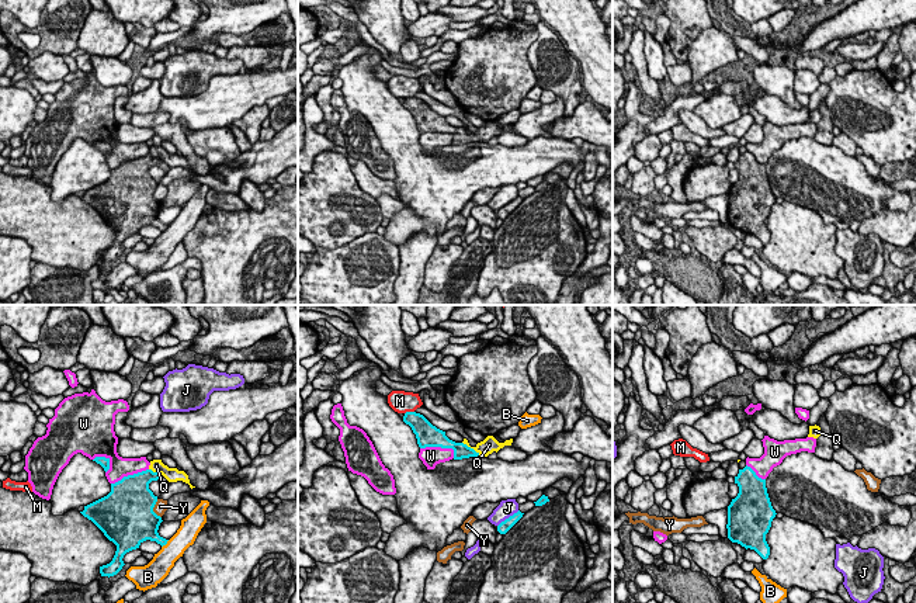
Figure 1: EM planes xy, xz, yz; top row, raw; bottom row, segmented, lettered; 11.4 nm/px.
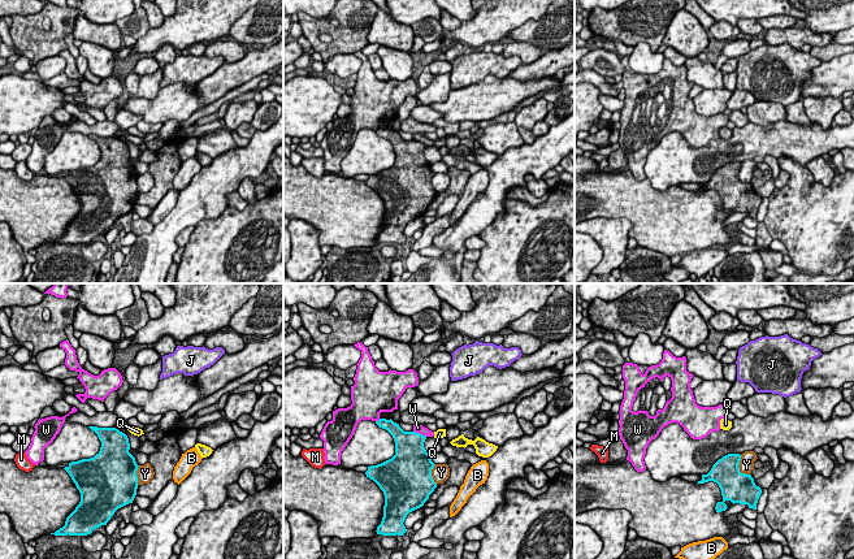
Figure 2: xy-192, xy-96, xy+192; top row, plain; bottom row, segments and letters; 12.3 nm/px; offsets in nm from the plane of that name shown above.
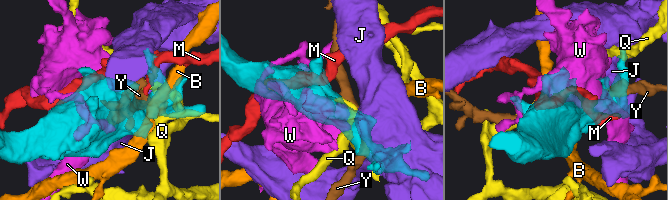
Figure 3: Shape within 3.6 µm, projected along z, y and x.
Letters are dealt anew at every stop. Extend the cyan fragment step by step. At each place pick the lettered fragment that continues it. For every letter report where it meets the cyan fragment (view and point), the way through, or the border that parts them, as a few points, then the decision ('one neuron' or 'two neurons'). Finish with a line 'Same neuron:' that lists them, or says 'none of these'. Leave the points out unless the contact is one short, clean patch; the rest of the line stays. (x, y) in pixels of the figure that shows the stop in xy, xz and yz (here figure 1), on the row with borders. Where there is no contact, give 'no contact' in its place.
B: contact xy (165, 544); border xy (169, 540), (162, 547); two neurons
J: contact xz (509, 517); two neurons
M: contact xz (409, 412); two neurons
Q: contact xz (469, 447); border xz (462, 442), (479, 454); two neurons
W: contact xz (440, 446); two neurons
Y: contact xy (152, 509); two neurons
Same neuron: none of these

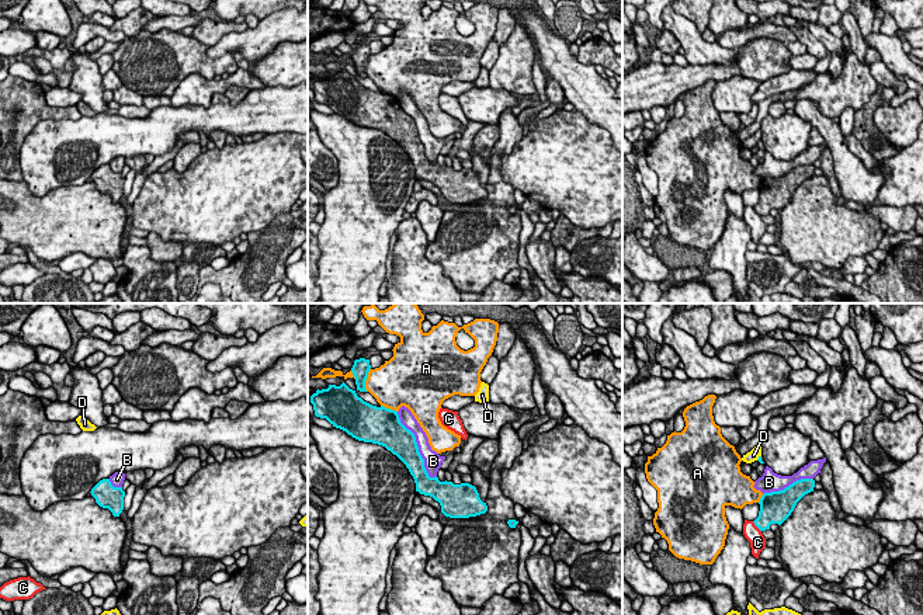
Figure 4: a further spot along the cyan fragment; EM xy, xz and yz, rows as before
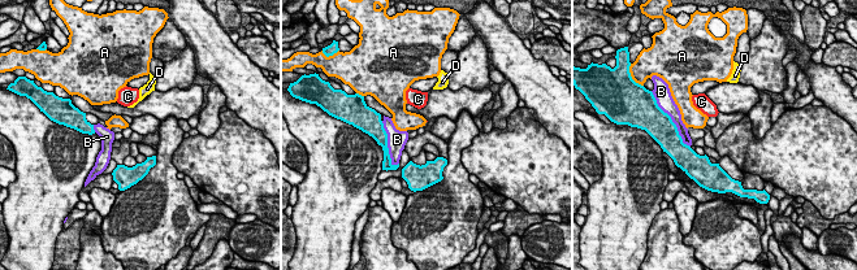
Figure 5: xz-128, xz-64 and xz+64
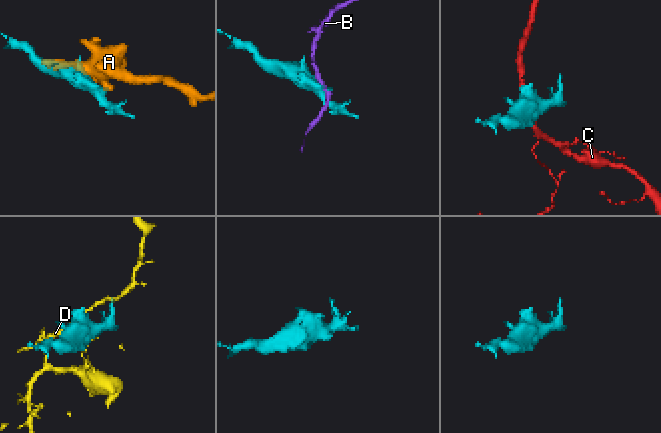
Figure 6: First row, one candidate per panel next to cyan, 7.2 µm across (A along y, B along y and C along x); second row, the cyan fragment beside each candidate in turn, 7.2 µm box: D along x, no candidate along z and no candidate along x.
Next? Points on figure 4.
A: contact xz (365, 379); two neurons
B: contact xz (417, 447); two neurons
C: contact yz (756, 525); border yz (752, 521), (760, 531); two neurons
D: contact yz (759, 458); border yz (760, 455), (756, 459); two neurons
Same neuron: none of these

